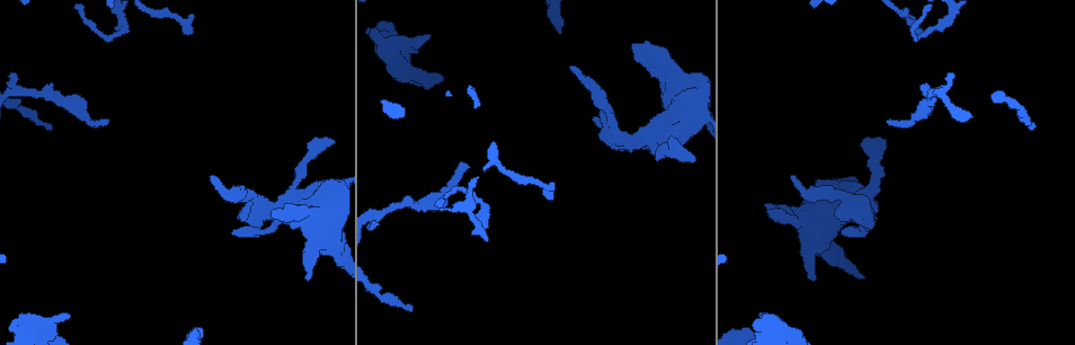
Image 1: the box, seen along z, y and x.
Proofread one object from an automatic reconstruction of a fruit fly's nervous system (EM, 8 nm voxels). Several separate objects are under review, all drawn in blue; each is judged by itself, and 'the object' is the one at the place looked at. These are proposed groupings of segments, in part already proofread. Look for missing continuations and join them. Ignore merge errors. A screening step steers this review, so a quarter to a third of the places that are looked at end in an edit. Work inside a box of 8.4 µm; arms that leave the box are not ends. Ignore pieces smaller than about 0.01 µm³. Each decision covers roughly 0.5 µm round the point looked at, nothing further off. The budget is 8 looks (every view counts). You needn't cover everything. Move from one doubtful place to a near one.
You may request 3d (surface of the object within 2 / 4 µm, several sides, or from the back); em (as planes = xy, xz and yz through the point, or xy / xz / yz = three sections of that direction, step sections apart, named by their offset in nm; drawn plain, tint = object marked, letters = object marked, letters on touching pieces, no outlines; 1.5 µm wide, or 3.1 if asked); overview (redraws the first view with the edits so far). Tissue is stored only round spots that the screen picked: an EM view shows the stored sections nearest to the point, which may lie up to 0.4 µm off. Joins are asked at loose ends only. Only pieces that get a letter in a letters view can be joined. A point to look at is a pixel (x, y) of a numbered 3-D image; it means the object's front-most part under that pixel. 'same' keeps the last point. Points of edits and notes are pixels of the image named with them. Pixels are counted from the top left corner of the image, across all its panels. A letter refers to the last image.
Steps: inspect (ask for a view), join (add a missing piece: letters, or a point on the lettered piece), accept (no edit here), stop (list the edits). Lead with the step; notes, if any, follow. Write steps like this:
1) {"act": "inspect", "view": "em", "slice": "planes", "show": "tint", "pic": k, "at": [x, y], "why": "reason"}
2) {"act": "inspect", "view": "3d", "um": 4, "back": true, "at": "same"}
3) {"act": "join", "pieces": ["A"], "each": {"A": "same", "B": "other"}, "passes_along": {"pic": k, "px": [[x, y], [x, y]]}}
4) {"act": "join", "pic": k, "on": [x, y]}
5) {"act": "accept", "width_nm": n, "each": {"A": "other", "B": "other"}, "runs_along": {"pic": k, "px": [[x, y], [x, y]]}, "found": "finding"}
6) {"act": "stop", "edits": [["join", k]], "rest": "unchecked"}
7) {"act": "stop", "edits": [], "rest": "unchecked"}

{"act": "inspect", "view": "3d", "um": 2, "pic": 1, "at": [309, 280], "why": "branch stops here"}

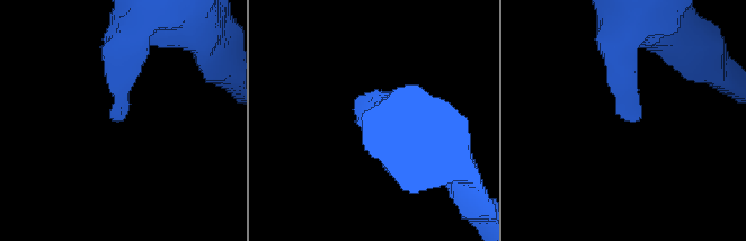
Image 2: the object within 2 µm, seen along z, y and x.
{"act": "inspect", "view": "em", "slice": "planes", "show": "letters", "pic": 2, "at": [635, 119], "why": "shape alone is not enough"}

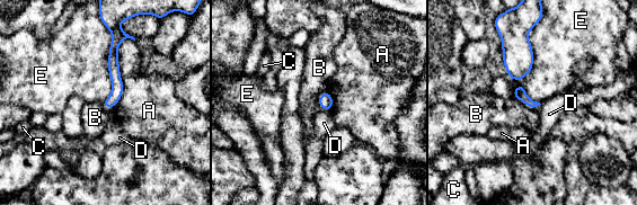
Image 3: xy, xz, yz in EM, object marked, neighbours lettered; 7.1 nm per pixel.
{"act": "accept", "each": {"A": "other", "B": "other", "C": "other", "D": "other", "E": "other"}, "runs_along": {"pic": 3, "px": [[115, 38], [115, 96], [108, 105]]}, "found": "no lettered piece goes on from it"}

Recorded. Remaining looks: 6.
{"act": "inspect", "view": "3d", "um": 4, "pic": 1, "at": [552, 199], "why": "free end"}

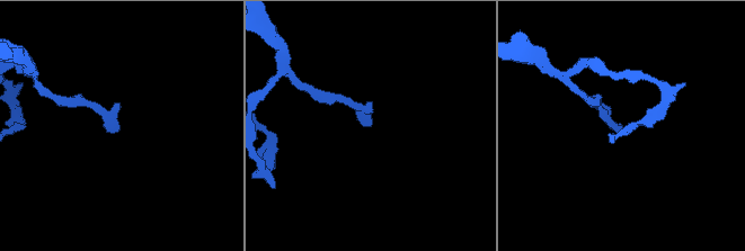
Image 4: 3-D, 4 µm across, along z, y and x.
{"act": "inspect", "view": "em", "slice": "planes", "show": "letters", "pic": 4, "at": [117, 128], "why": "now the EM"}

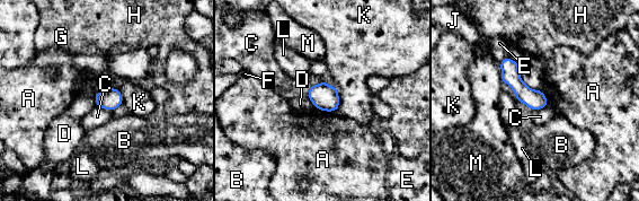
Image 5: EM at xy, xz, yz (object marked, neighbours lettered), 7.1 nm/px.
{"act": "accept", "each": {"A": "other", "B": "other", "C": "other", "D": "other", "E": "other", "F": "other", "G": "other", "H": "other", "J": "other", "K": "other", "L": "other", "M": "other"}, "border": {"pic": 5, "px": [[334, 86], [338, 93], [338, 110]]}, "found": "none of them fits"}

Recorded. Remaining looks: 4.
{"act": "inspect", "view": "3d", "um": 4, "pic": 1, "at": [411, 308]}

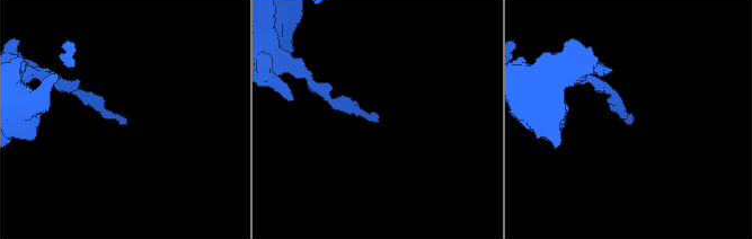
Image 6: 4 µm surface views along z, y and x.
{"act": "inspect", "view": "em", "slice": "planes", "show": "letters", "pic": 6, "at": [126, 119]}

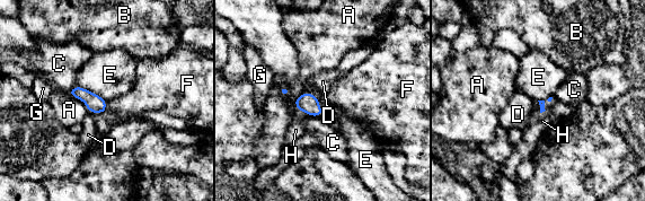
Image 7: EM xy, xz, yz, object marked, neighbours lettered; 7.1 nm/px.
{"act": "accept", "each": {"A": "other", "B": "other", "C": "other", "D": "other", "E": "other", "F": "other", "G": "other", "H": "other"}, "border": {"pic": 7, "px": [[107, 102], [105, 112]]}, "found": "no lettered piece goes on from it"}

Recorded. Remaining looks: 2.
{"act": "stop", "edits": [], "rest": "unchecked"}

